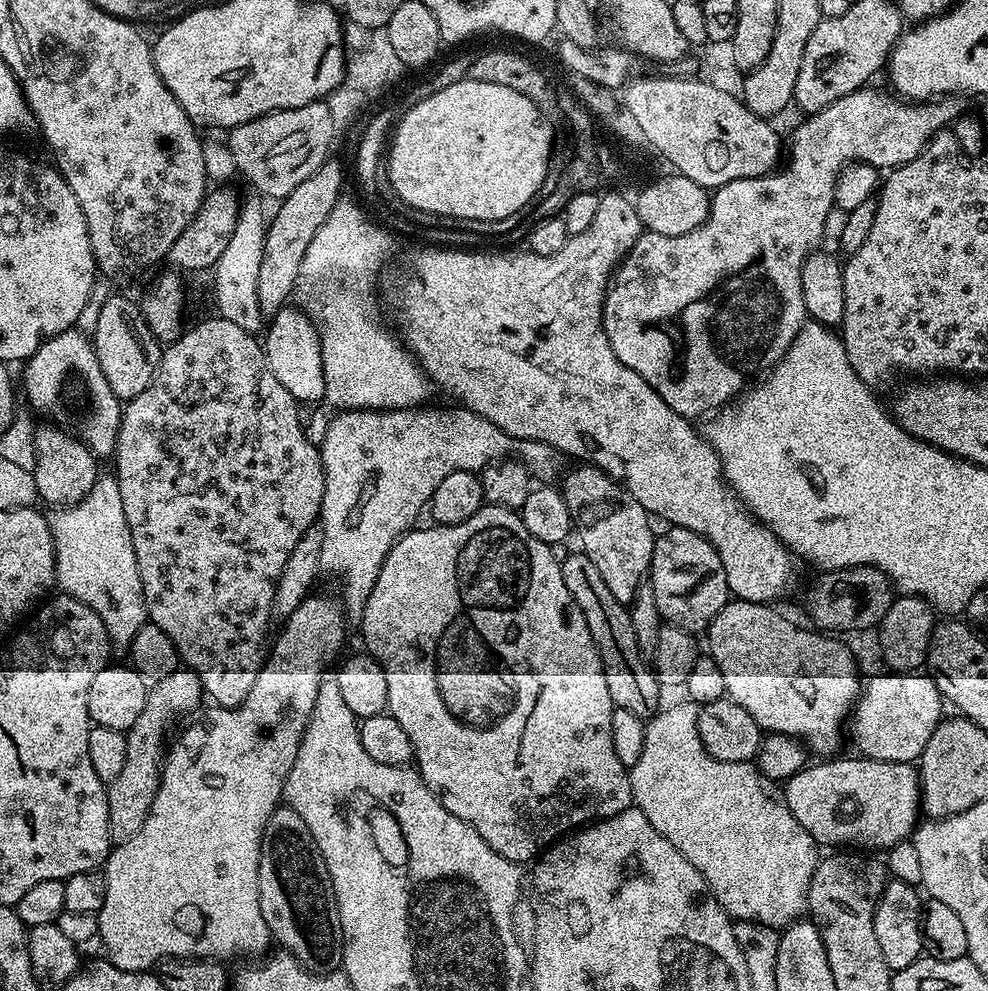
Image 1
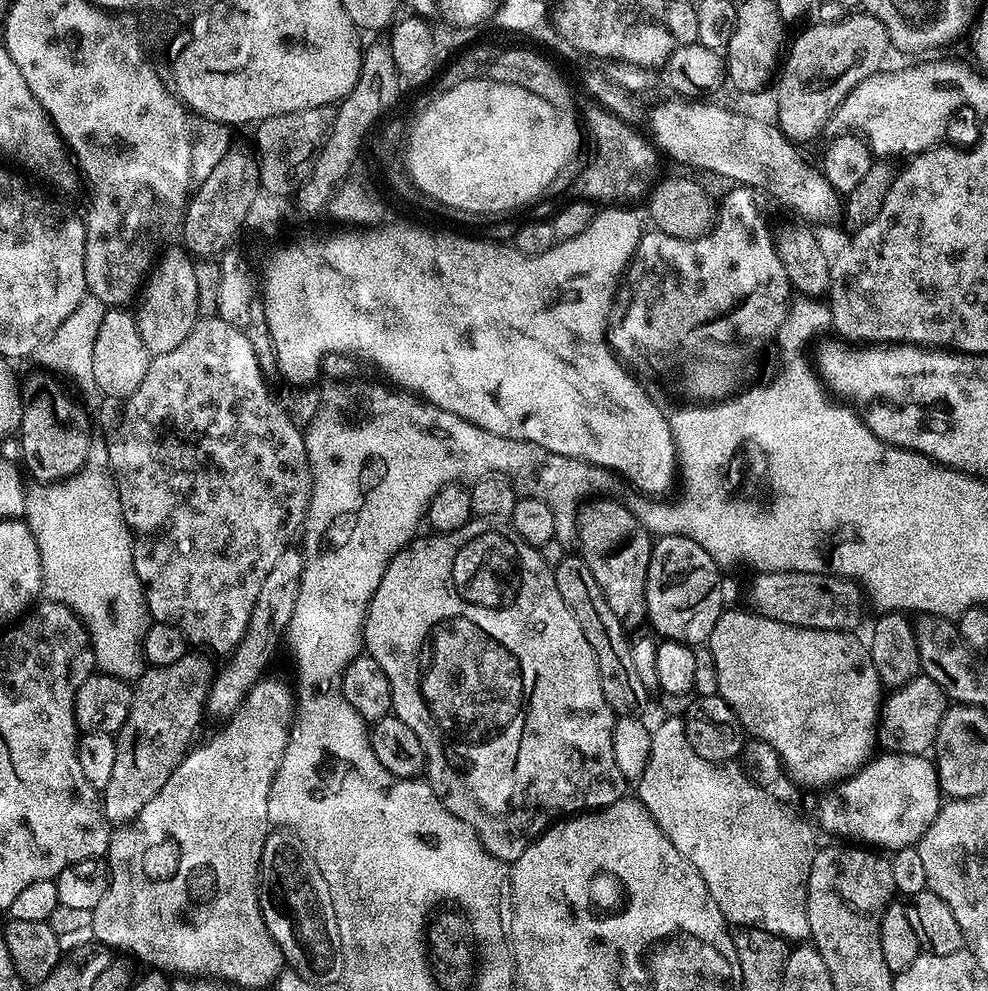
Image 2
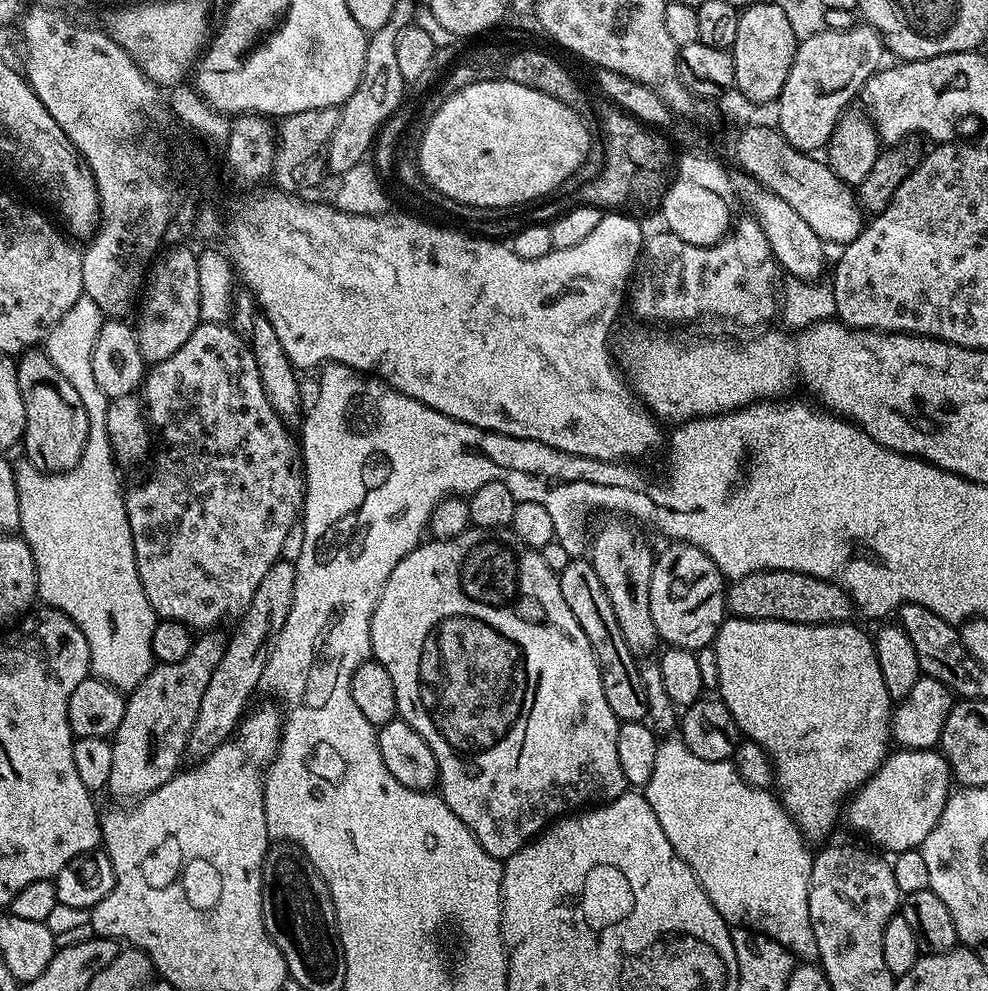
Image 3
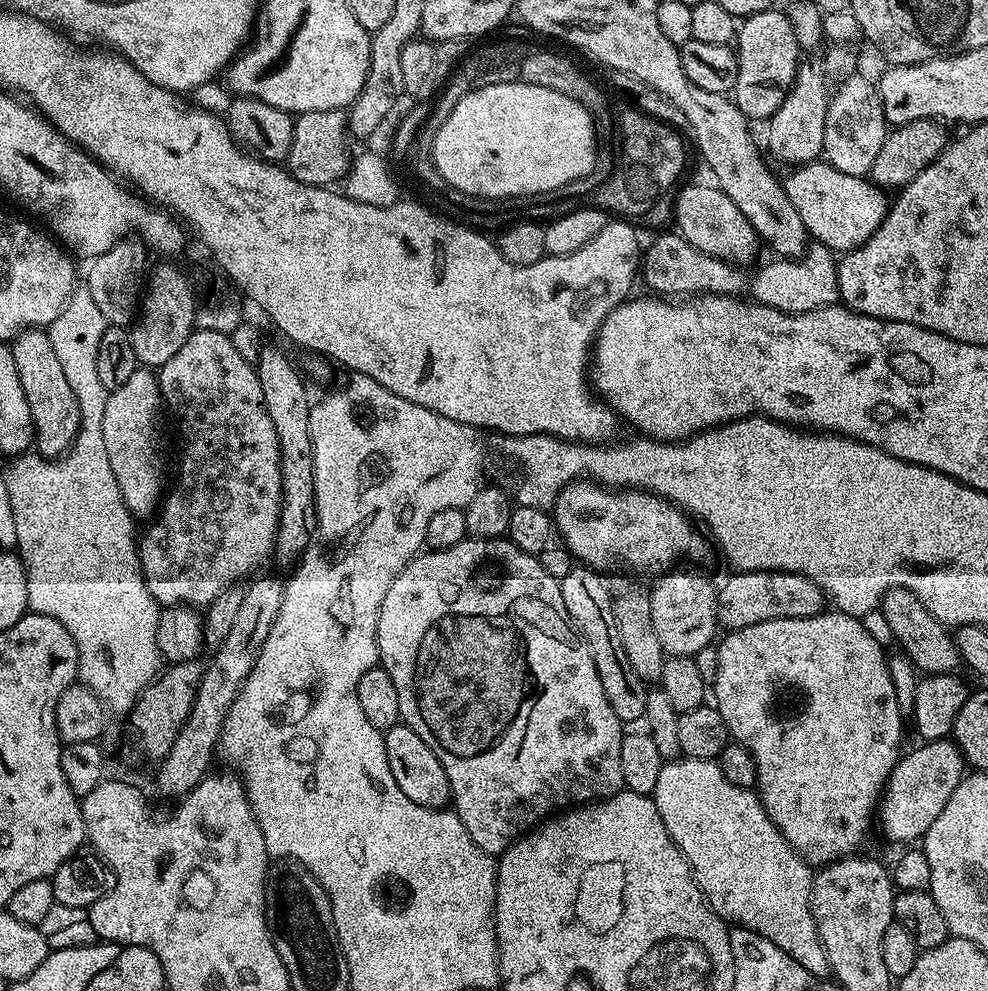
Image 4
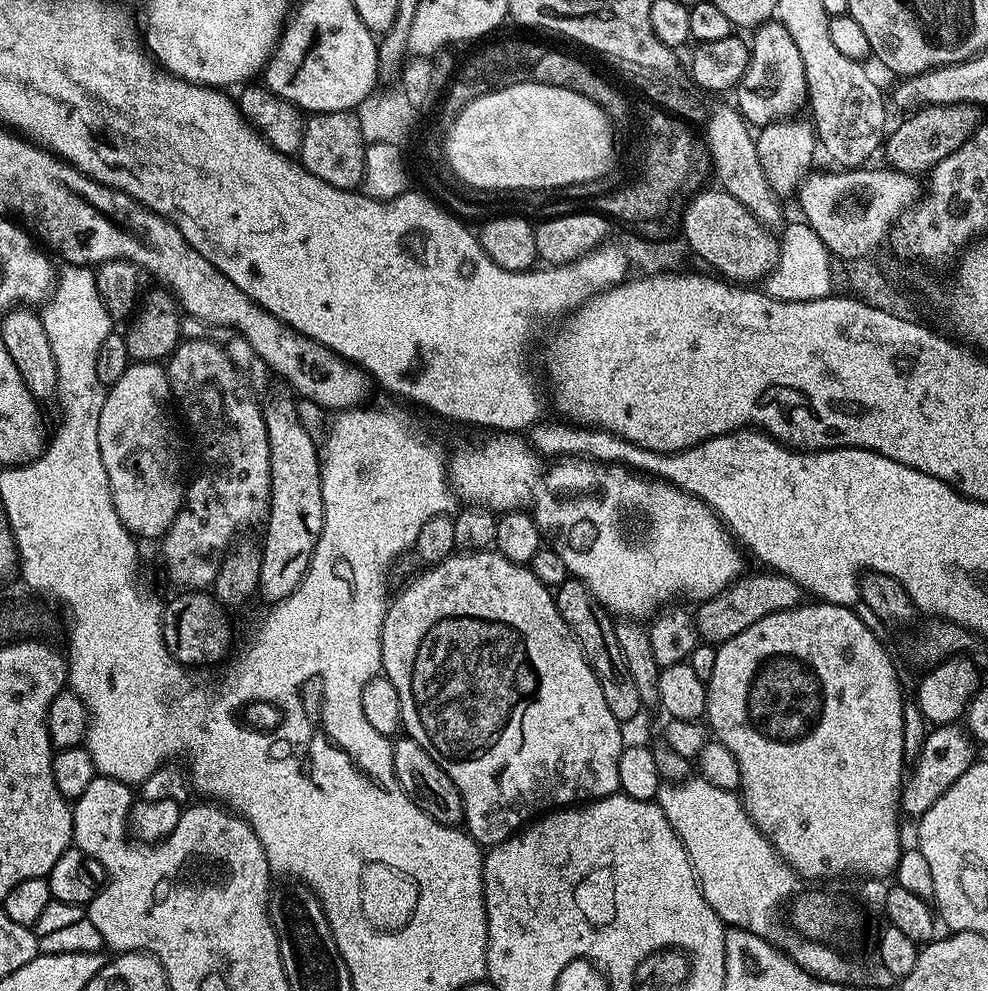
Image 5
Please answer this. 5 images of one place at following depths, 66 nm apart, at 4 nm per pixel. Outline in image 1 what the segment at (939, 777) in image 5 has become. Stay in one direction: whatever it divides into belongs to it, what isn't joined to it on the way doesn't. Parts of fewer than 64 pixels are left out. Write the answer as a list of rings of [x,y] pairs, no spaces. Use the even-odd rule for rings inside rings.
[[[853,757],[807,765],[798,774],[783,781],[784,805],[794,818],[798,818],[817,845],[887,850],[915,831],[922,808],[919,771],[913,763]]]

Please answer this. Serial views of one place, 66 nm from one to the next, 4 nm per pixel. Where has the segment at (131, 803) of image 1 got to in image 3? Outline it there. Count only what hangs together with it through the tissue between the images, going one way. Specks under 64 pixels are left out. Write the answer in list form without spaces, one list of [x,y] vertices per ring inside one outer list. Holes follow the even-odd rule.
[[[220,630],[197,635],[182,662],[157,663],[152,673],[127,693],[122,722],[110,740],[114,762],[110,765],[107,795],[136,802],[176,775],[181,767],[180,759],[185,758],[188,751],[188,739],[198,717],[202,694],[222,660],[225,643],[225,633]]]

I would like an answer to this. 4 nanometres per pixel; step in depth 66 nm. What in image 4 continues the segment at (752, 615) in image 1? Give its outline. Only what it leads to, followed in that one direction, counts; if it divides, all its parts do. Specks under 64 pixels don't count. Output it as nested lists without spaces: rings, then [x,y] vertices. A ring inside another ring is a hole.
[[[823,610],[816,616],[802,618],[778,618],[770,622],[758,622],[754,626],[738,628],[727,633],[728,636],[718,644],[718,674],[714,691],[716,691],[715,708],[722,714],[722,722],[726,722],[729,737],[740,744],[754,758],[756,767],[756,786],[762,806],[766,814],[776,823],[777,830],[784,835],[804,863],[809,866],[831,864],[843,856],[853,855],[856,848],[868,836],[868,827],[874,824],[874,813],[877,811],[884,795],[885,784],[902,755],[900,748],[900,725],[902,719],[898,712],[898,703],[894,694],[894,684],[888,669],[888,656],[884,648],[872,637],[870,629],[864,625],[863,619],[847,616],[839,610]]]

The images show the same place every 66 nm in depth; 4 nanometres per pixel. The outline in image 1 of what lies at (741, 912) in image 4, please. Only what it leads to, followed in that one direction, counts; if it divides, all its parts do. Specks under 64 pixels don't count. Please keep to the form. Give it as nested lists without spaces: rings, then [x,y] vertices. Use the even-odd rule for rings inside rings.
[[[691,700],[661,707],[646,724],[646,746],[642,758],[630,770],[635,807],[650,818],[658,830],[697,868],[707,882],[712,897],[722,905],[733,921],[749,920],[762,926],[783,930],[805,915],[808,891],[818,863],[818,845],[805,827],[790,814],[783,799],[771,796],[762,783],[755,763],[722,762],[702,746],[698,738],[700,708]]]

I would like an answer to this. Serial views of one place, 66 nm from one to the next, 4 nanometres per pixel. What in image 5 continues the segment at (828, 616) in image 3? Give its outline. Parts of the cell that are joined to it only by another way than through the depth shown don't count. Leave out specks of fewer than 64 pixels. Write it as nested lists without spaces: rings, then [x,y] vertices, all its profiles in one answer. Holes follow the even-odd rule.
[[[777,570],[760,571],[764,572],[758,573],[757,576],[741,575],[727,588],[723,588],[717,596],[699,601],[697,608],[700,609],[695,609],[694,619],[699,635],[707,643],[719,646],[725,640],[742,634],[742,630],[754,626],[754,622],[758,622],[770,614],[778,614],[782,610],[800,607],[802,590],[798,586],[798,582],[794,582]]]

